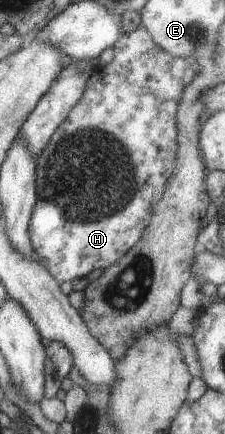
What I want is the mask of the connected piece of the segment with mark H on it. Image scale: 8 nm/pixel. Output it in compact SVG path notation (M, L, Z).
M140 25L132 33L122 34L113 43L112 60L90 73L88 81L86 81L86 89L84 89L80 101L76 102L76 105L72 107L64 121L56 127L56 131L50 136L46 147L40 151L36 158L36 201L29 217L28 237L38 261L56 280L57 284L85 277L93 269L106 269L106 267L110 267L124 253L132 249L132 246L136 245L138 239L142 237L146 225L150 223L152 206L160 201L160 197L164 193L164 185L166 185L168 177L174 171L174 160L176 159L176 150L178 149L178 141L176 141L176 137L178 137L176 131L176 111L178 111L180 95L182 95L182 91L184 91L184 87L188 85L188 82L192 81L201 72L201 69L199 63L196 63L190 57L173 58L164 49L156 47L146 29Z

